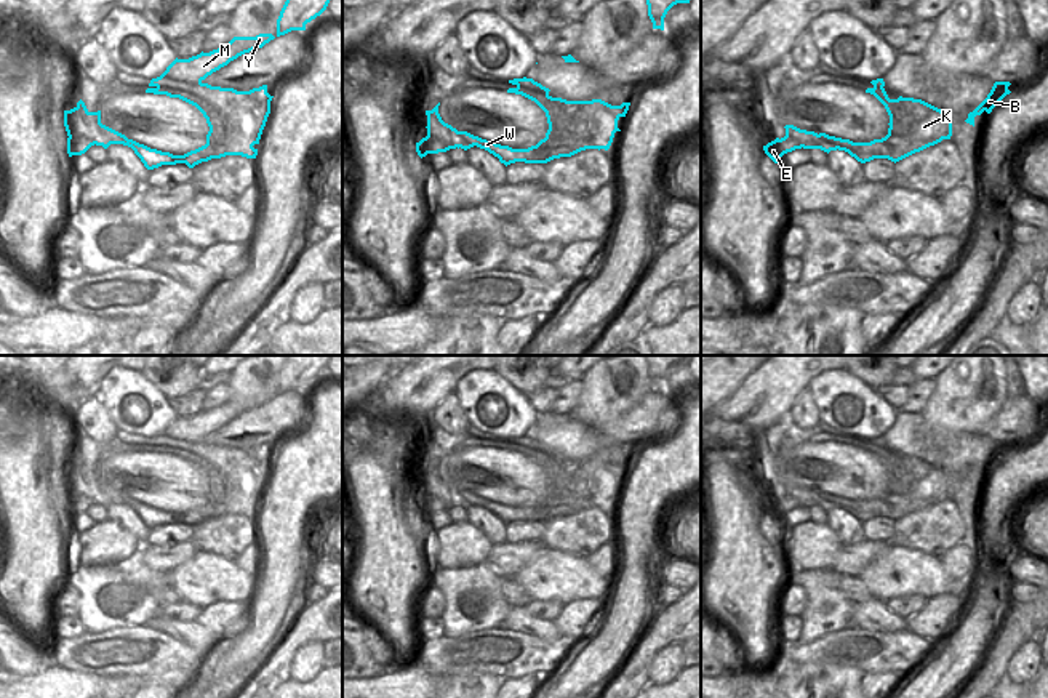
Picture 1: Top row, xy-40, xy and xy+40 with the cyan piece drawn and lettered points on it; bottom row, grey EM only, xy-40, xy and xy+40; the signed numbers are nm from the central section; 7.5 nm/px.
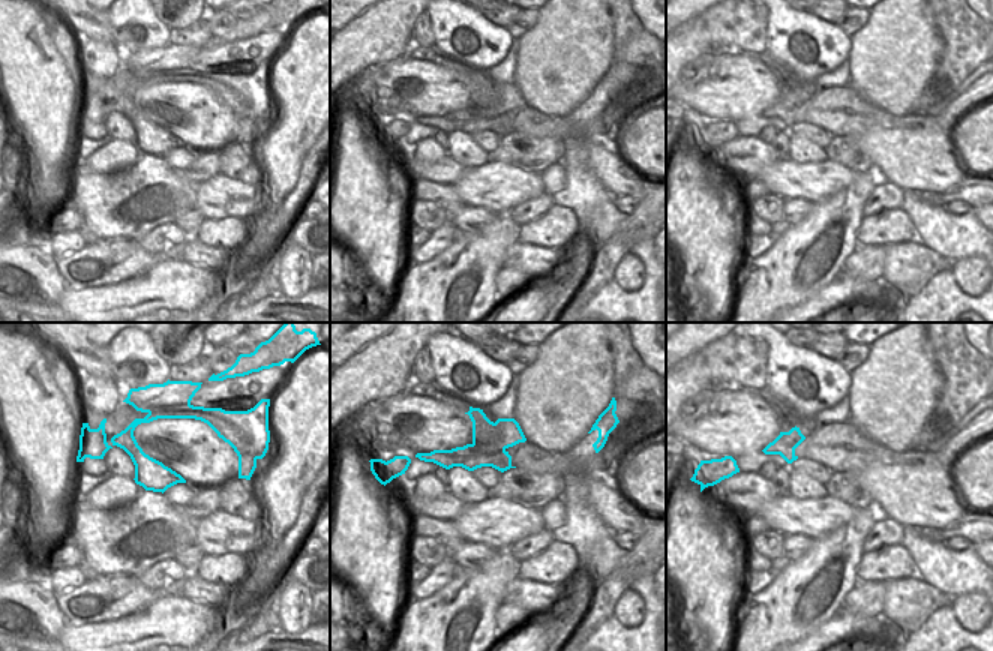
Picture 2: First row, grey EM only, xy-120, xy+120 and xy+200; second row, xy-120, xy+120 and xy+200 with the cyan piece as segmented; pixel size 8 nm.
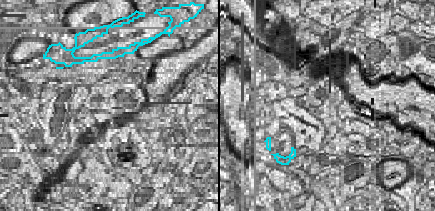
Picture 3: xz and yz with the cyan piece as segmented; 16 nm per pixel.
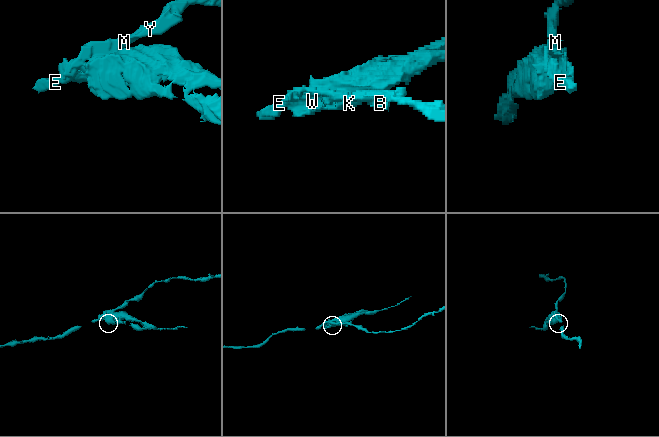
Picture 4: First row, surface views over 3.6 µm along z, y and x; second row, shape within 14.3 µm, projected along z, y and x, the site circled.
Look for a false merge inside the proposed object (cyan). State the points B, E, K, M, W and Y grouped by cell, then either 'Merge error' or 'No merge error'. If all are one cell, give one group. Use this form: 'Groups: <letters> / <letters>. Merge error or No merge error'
Groups: B K W / E M Y. Merge error

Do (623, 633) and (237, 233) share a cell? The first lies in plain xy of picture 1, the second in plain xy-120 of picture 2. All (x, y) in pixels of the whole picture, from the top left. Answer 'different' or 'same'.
different

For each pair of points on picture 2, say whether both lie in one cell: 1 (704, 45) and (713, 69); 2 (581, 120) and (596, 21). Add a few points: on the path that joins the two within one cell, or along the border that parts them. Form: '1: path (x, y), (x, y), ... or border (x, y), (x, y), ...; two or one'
1: border (738, 51), (702, 53), (681, 77); two
2: border (587, 96), (566, 116); two

